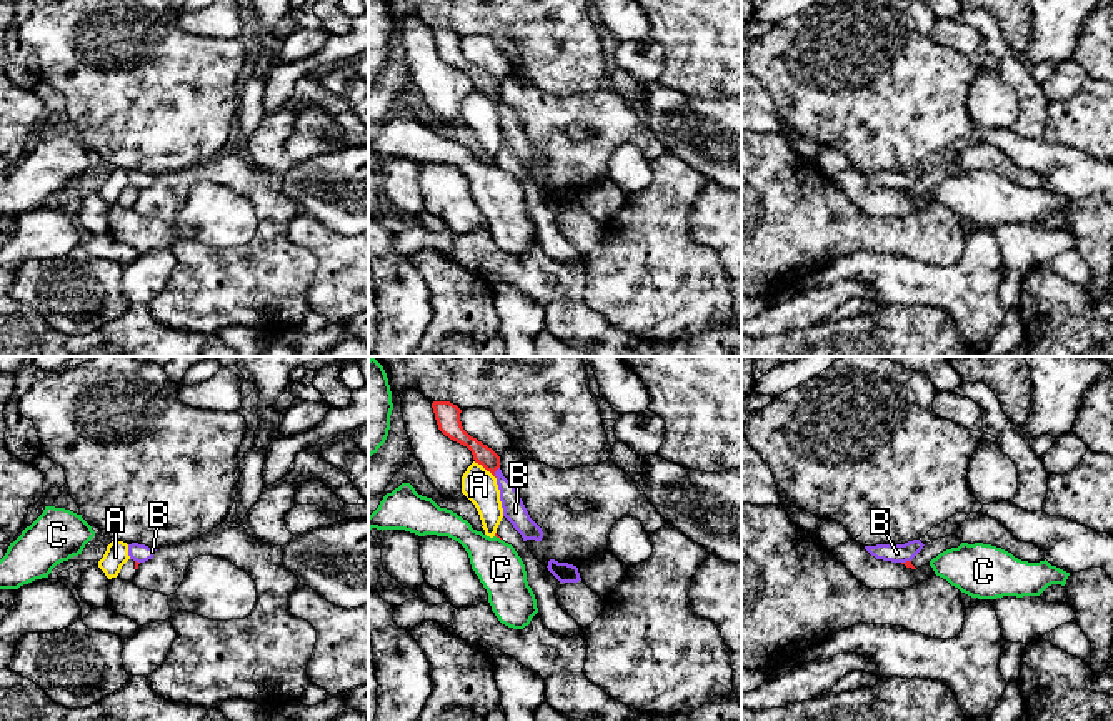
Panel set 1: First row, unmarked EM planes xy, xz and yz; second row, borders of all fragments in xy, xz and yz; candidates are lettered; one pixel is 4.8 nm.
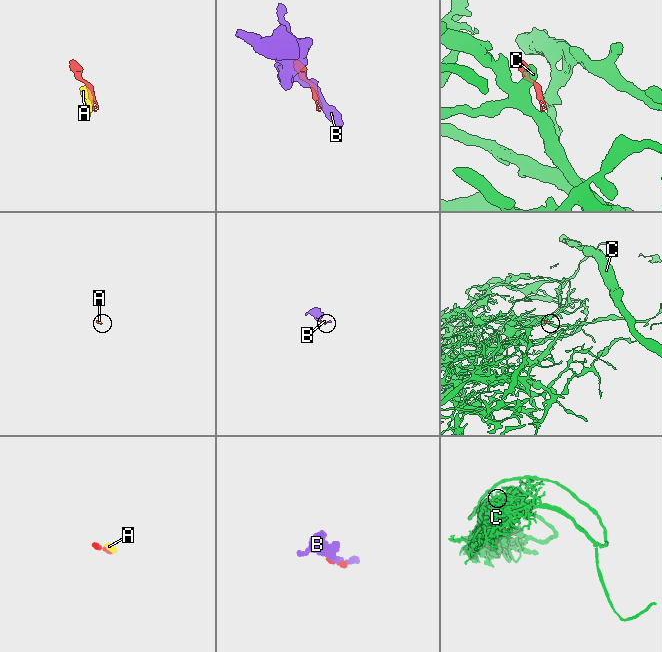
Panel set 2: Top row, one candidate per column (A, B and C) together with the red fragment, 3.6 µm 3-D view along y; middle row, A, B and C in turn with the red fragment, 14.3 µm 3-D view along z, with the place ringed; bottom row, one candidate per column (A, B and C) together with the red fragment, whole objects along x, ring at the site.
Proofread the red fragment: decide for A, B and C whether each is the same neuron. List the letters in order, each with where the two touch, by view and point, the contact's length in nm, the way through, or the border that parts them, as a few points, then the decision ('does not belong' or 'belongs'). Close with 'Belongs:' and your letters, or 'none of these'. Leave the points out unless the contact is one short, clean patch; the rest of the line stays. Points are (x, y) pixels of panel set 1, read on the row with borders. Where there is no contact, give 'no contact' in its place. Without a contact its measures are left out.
A: xz (485, 468) | 140 nm | along xz (474, 462), (480, 463), (495, 478) | does not belong
B: xz (495, 470) | 60 nm | does not belong
C: xz (499, 537) | 40 nm | along xz (495, 535), (500, 540) | does not belong
Belongs: none of these

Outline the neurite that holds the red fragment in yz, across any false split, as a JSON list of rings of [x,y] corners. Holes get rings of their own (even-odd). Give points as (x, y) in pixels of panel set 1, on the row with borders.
[[[956,535],[931,540],[923,546],[923,549],[911,561],[901,563],[901,564],[911,569],[918,569],[925,564],[930,564],[930,561],[936,558],[940,553],[951,548],[958,548],[960,544],[961,544],[961,540]]]

